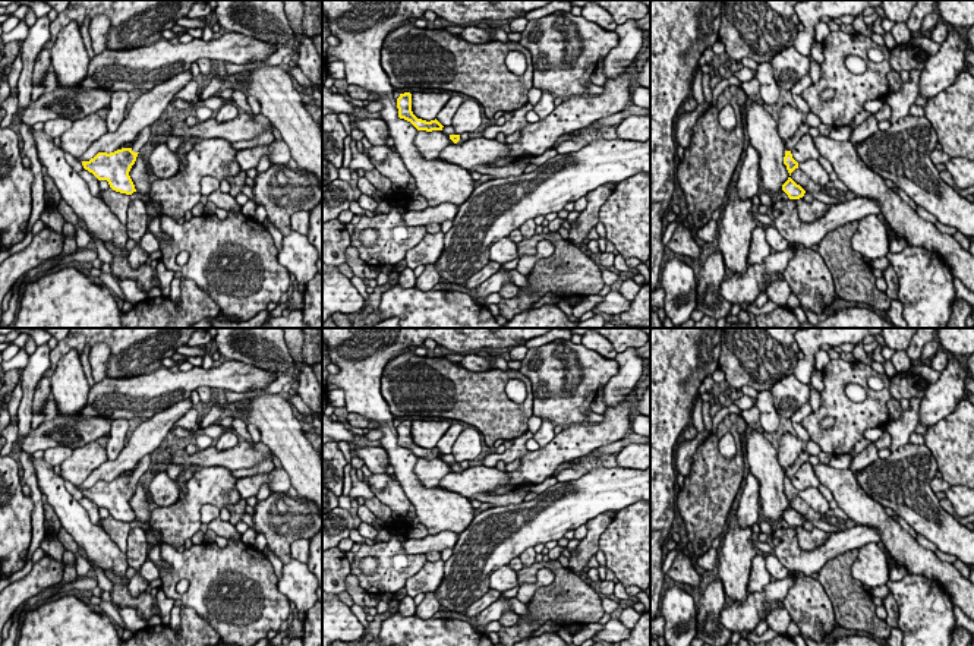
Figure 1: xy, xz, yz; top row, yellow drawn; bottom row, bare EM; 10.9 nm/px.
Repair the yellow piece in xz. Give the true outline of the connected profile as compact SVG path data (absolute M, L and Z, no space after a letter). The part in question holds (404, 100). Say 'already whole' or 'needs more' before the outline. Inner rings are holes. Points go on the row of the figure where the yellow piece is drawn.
already whole; M404 92L397 98L398 117L410 122L417 130L442 130L442 125L435 119L431 122L417 119L412 111L412 94Z

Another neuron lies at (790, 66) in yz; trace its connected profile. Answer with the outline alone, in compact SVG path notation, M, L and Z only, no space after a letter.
M794 45L775 54L770 64L778 86L788 91L810 72L810 59L800 54Z

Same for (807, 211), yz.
M800 198L794 199L794 202L798 211L798 217L804 223L816 221L828 212L828 205L817 199L806 202L803 198Z

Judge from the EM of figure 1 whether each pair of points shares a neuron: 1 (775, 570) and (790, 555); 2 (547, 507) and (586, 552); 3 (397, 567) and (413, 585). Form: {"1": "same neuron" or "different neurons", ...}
{"1": "different neurons", "2": "different neurons", "3": "different neurons"}

